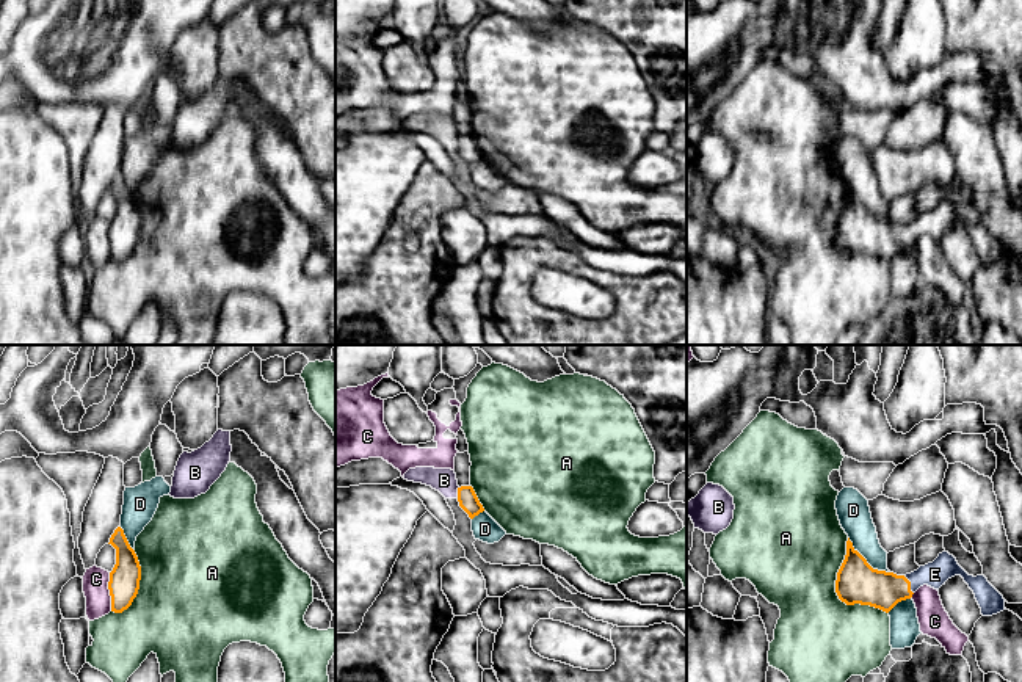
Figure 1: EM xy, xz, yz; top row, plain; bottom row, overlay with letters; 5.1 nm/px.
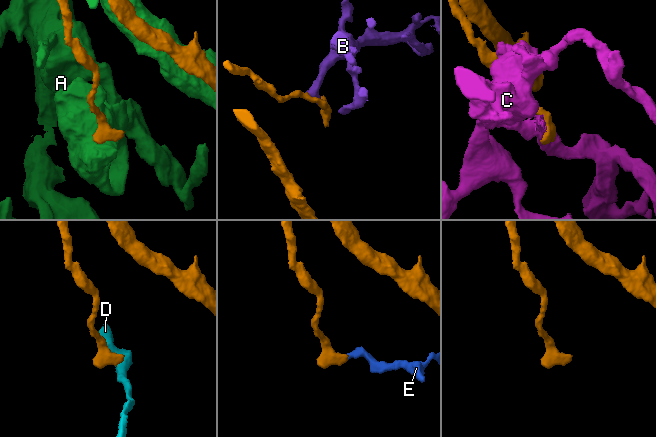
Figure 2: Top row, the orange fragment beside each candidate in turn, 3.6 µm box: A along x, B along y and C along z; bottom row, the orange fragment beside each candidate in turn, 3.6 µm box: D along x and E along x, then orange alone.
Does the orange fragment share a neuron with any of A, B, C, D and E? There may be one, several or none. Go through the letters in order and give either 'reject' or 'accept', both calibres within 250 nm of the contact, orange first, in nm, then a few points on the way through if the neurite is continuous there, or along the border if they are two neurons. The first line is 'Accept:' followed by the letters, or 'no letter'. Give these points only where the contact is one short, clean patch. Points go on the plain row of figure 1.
Accept: E
A: reject; calibres 220 and 440 nm
B: reject; calibres 100 and 130 nm
C: reject; calibres 160 and 130 nm
D: reject; calibres 220 and 170 nm
E: accept; calibres 200 and 130 nm

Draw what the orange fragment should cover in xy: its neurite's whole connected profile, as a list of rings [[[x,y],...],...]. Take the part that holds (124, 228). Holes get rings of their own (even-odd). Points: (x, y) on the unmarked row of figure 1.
[[[121,176],[114,179],[108,193],[116,198],[116,213],[108,230],[111,260],[122,262],[138,243],[141,215]]]

